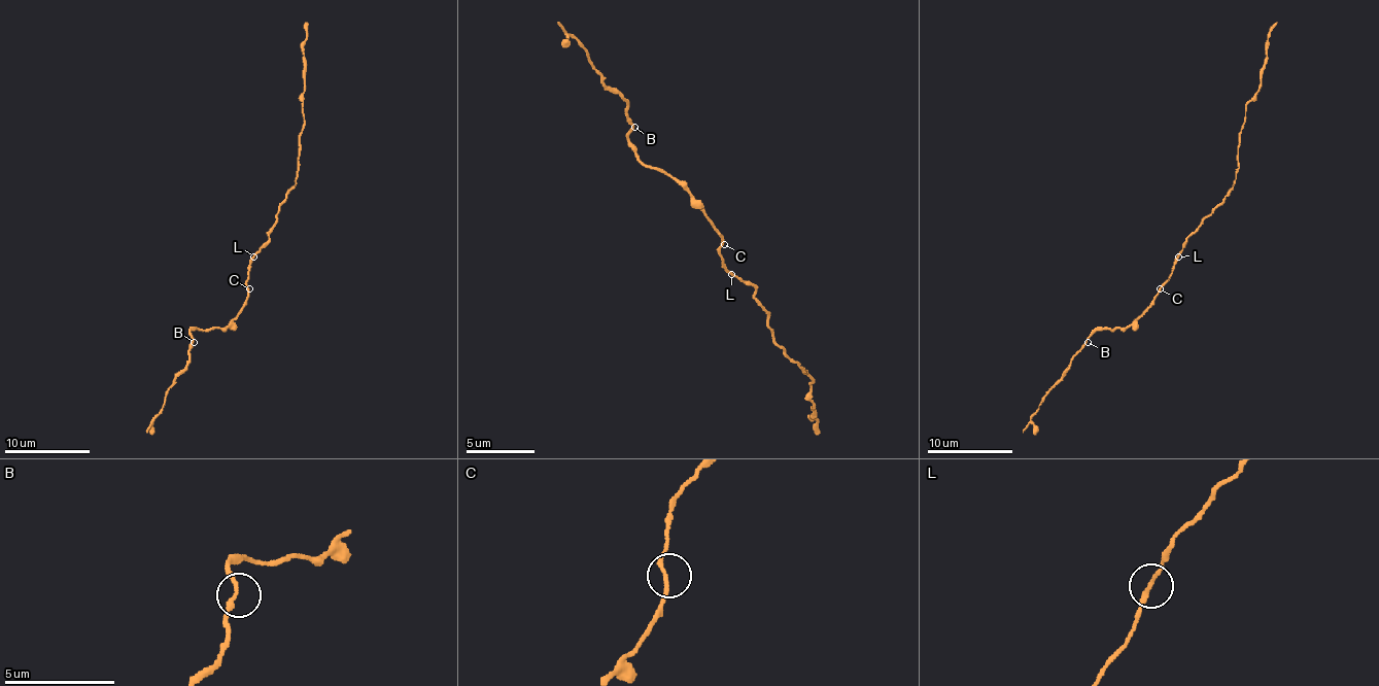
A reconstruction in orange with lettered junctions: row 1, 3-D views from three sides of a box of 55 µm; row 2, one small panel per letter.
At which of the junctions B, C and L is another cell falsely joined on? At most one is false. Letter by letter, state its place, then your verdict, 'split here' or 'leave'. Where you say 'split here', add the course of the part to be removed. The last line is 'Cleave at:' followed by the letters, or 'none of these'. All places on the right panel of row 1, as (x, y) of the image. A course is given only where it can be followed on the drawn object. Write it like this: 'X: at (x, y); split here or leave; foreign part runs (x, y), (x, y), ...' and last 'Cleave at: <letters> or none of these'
B: at (1088, 342); leave
C: at (1160, 288); leave
L: at (1178, 256); leave
Cleave at: none of these

